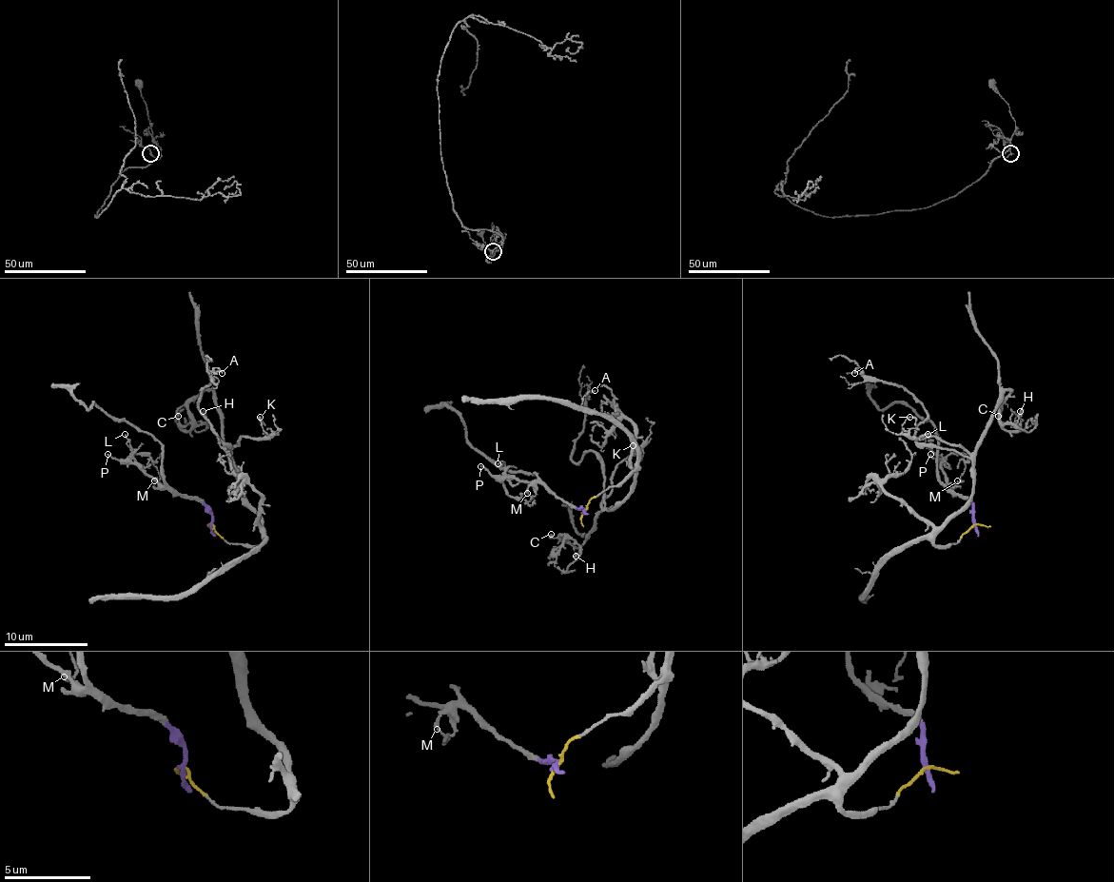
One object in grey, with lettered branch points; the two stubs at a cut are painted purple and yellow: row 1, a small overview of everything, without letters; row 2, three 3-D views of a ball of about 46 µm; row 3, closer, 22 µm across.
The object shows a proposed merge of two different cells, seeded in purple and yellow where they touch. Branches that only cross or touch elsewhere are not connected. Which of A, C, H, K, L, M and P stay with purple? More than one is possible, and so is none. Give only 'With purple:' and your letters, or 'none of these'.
With purple: L, M, P

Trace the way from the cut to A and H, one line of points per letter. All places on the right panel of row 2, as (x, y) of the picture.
A: (976, 524), (951, 545), (934, 542), (972, 493), (972, 461), (922, 446), (920, 404), (892, 383), (855, 373)
H: (976, 524), (934, 542), (972, 493), (972, 457), (997, 399), (1010, 392), (1002, 423), (1021, 411)

